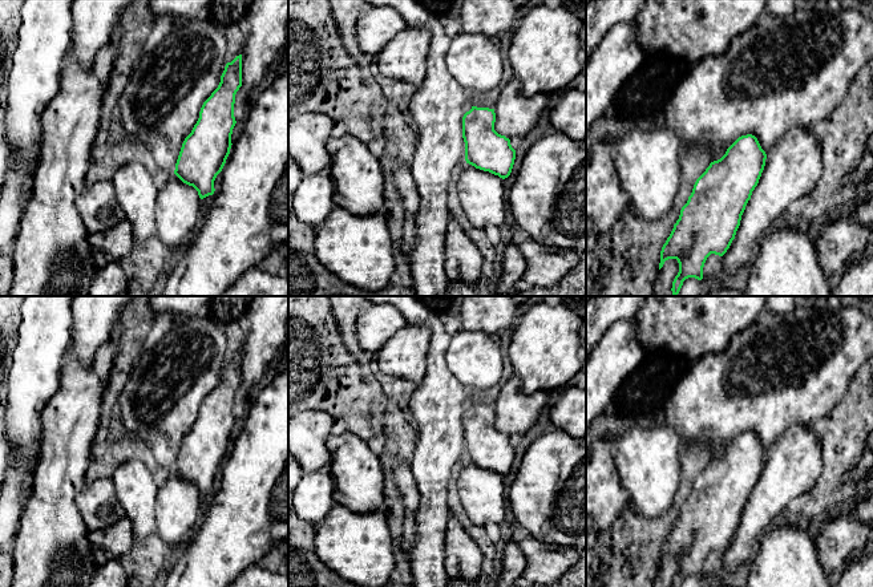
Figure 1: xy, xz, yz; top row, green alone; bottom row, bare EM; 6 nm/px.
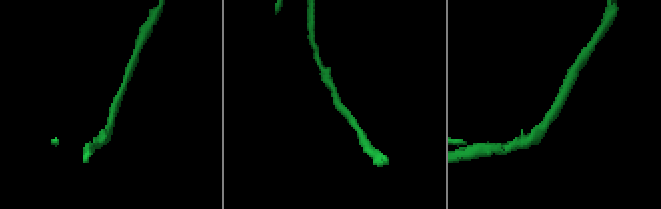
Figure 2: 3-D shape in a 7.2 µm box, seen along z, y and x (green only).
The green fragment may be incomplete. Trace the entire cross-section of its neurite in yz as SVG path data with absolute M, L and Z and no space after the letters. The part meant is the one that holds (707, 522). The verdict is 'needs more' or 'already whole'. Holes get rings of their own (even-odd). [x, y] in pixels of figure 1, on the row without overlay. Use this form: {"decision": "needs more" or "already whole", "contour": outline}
{"decision": "already whole", "contour": "M741 433L696 477L660 548L659 567L668 556L679 560L671 587L680 587L688 575L702 578L707 555L727 550L765 457L757 436Z"}

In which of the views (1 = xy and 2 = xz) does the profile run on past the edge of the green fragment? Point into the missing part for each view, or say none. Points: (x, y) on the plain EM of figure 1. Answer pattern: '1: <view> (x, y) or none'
1: none
2: none

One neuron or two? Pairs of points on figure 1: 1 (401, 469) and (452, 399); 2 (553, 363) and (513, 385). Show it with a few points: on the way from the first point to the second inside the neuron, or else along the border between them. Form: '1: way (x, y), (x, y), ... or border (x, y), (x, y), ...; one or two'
1: border (408, 464), (419, 493); two
2: border (514, 375), (526, 393), (546, 392); two

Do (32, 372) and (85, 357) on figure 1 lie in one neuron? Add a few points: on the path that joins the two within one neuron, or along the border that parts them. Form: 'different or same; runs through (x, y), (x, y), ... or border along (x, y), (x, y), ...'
same; runs through (45, 359), (49, 355), (72, 355)

